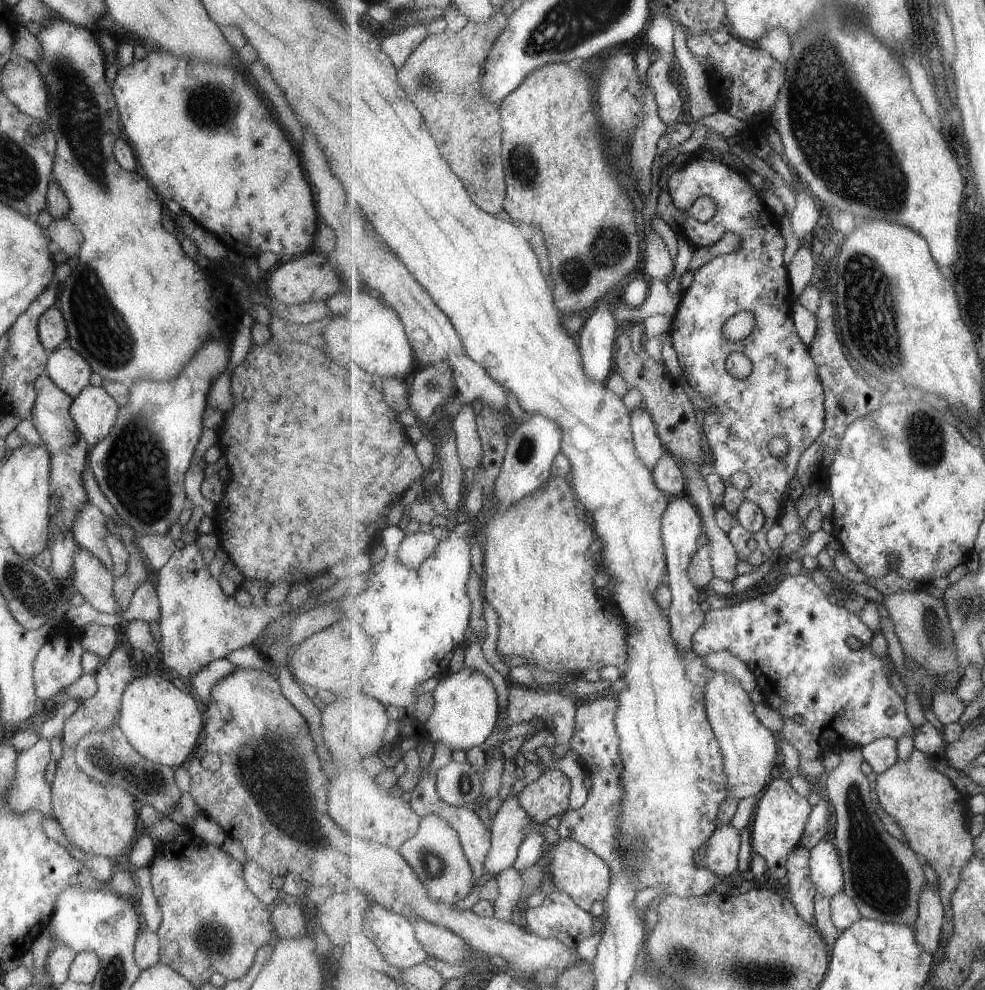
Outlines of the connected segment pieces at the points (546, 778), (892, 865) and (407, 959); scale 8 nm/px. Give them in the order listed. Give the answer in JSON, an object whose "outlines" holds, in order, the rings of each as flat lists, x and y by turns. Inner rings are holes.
{"outlines":[[[547,768,536,781,522,784,517,793,532,818,545,825,550,818,563,817,570,810,572,779,559,769]],[[850,746,848,750,841,750,841,764,834,769,827,780,827,790,829,798,835,807,837,814,836,842,840,856,843,858,843,868,845,872,845,892,858,904,864,917,878,920,880,922,893,922,896,924,906,924,915,926,920,918,920,896,924,888,928,886,926,878,926,861,910,845,904,844,900,838,896,838,888,826,883,821,882,816,875,807,877,790,872,790,868,775,864,774,864,762,866,757,863,747]],[[376,902,370,909,367,933,390,964,408,970,430,960,430,954,420,942,413,921]]]}

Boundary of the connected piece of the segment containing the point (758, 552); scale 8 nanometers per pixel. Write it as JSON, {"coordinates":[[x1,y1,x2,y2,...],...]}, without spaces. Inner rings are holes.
{"coordinates":[[698,152,693,154,684,168,679,169,669,179,668,185,676,200,676,206,684,214,690,212,690,208,698,202,700,196,710,196,716,203,717,211,710,221,703,223,698,218,689,216,682,226,682,233,699,248,714,246,728,232,738,234,743,240,738,251,719,255,695,272,693,285,685,291,682,306,676,315,672,337,676,340,680,360,690,384,693,384,694,388,702,392,704,396,712,398,712,402,718,406,716,412,710,412,705,416,703,426,713,450,714,469,725,482,724,506,734,513,739,506,742,506,743,501,752,500,763,509,766,516,764,527,756,533,744,528,737,519,733,520,733,527,729,533,738,548,740,560,759,567,769,560,778,560,780,557,775,550,772,550,772,544,768,542,768,532,780,522,783,516,785,501,790,496,786,492,789,492,788,488,791,488,792,480,799,472,803,455,826,429,828,415,826,387,821,378,820,366,812,356,811,348,800,336,799,327,795,321,796,298,793,295,789,266,786,266,786,258,784,258,788,240,782,234,782,218,777,217,768,209,760,191,752,186,746,172,724,164,724,161,702,158],[744,310,756,314,758,324,754,334,738,342,726,340,724,338,726,322],[734,352,748,354,748,358,754,362,754,372,745,379,736,378,728,370,728,358],[776,436,788,436,792,442,792,450,786,458,776,458,770,452,770,442],[740,471,746,472,751,477,750,487,744,490,739,490,732,482,734,474]]}

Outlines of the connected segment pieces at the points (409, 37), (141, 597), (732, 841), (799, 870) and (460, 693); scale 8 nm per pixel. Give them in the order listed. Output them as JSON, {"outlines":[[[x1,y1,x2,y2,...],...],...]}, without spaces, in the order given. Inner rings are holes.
{"outlines":[[[428,22,408,26,399,32,390,34,384,41,384,50,390,54,399,70,404,68,411,54,428,38]],[[150,573,148,580,142,582,134,596,132,596,132,602,130,606,120,613,120,616,128,622,132,620,142,620,150,624,160,624,160,600,156,592,155,579,153,574]],[[730,823,720,826,708,846,704,846,697,855,701,866,708,866,716,874,729,879,729,876,740,870,741,832]],[[800,846,789,858,789,886,791,899,795,902,802,918,810,924,816,924,817,895,819,894,814,880,812,880,812,868,810,859,812,851,810,848]],[[464,667,460,672,446,676,435,694,436,712,423,725,423,731,436,746,445,743,453,751,468,752,474,746,482,746,498,728,502,712,498,702,498,690,482,671,474,667]]]}

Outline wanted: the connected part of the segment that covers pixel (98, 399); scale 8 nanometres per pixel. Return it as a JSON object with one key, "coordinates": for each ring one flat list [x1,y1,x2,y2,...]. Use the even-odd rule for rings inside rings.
{"coordinates":[[88,385,70,407,70,416,74,419,84,440,93,447,110,434,118,416,119,404,104,387]]}

